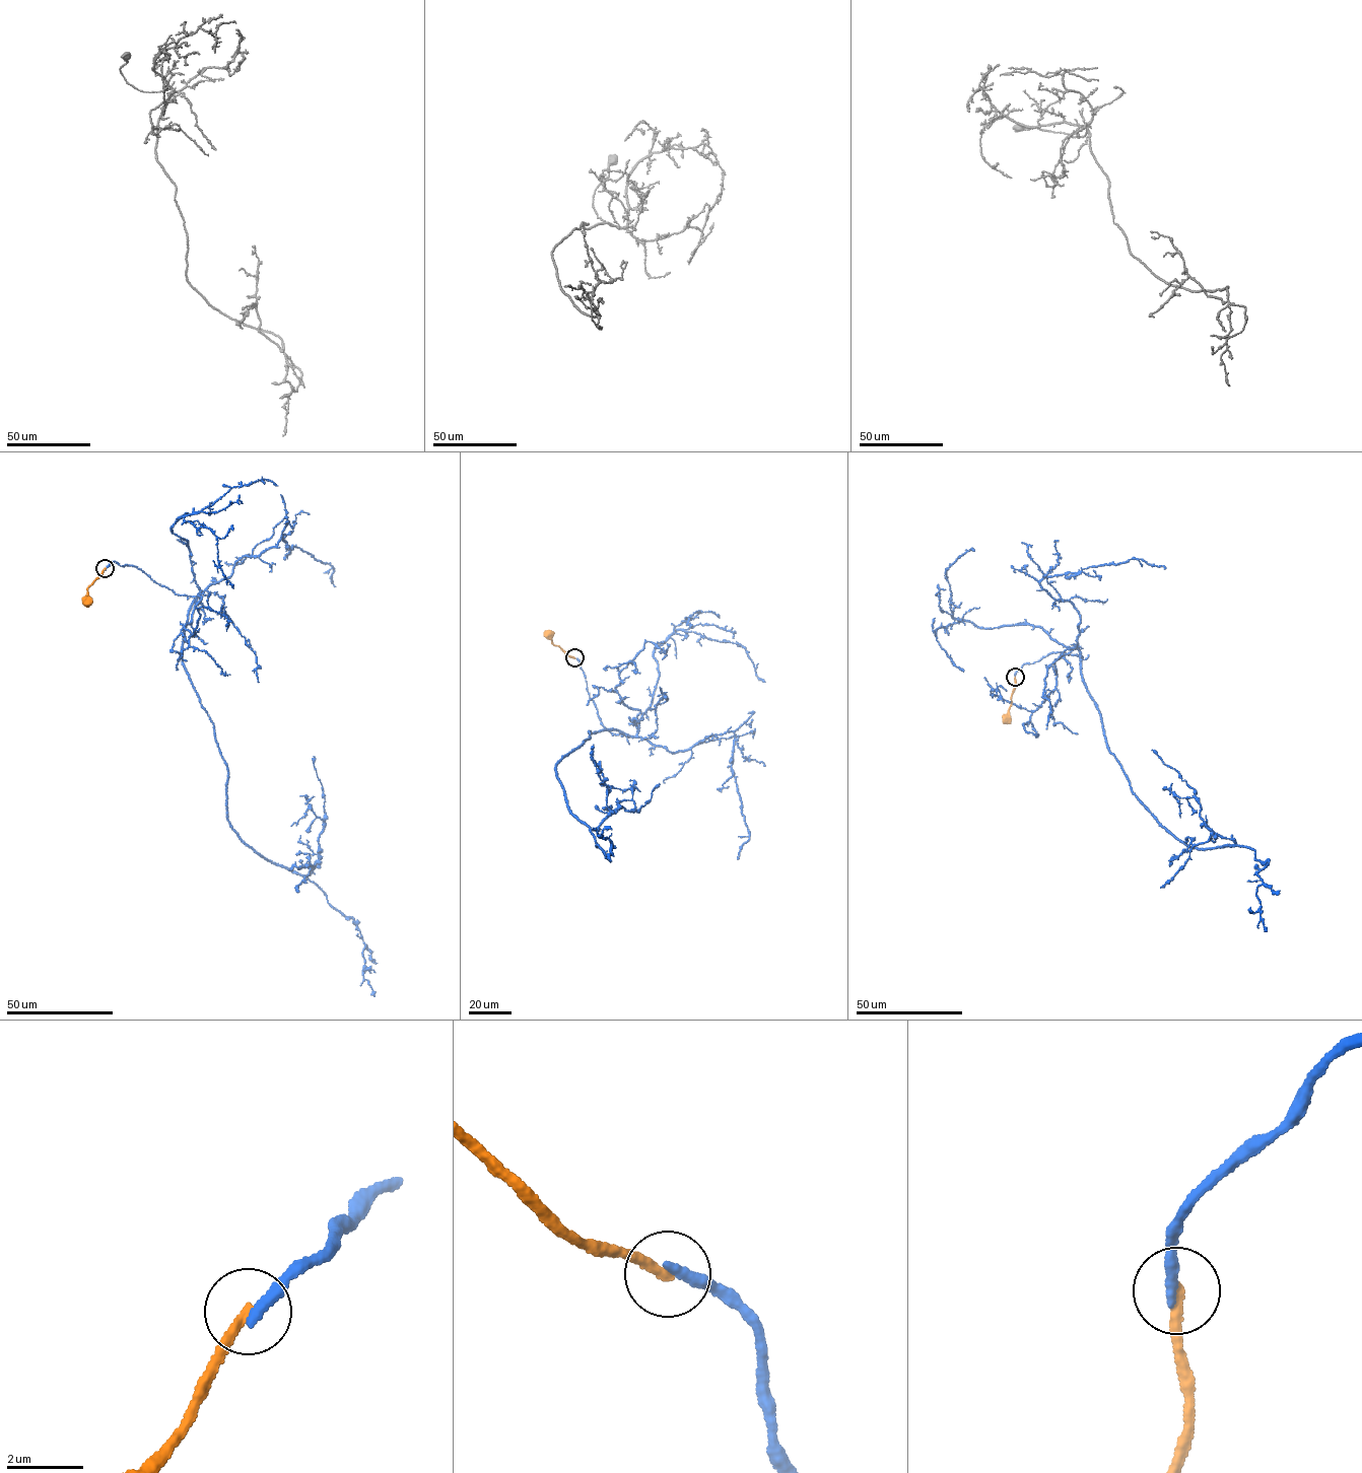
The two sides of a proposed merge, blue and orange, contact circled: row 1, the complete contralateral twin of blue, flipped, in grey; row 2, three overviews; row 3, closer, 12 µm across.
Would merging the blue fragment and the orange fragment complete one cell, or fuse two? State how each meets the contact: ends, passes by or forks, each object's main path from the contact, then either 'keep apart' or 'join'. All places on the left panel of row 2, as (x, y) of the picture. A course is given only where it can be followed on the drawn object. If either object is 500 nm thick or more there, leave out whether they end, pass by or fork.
blue ends; orange ends; course blue (105, 568), (136, 566), (195, 597), (182, 662), (225, 763), (229, 824), (352, 918), (375, 995); course orange (105, 568), (88, 587), (86, 602); keep apart

